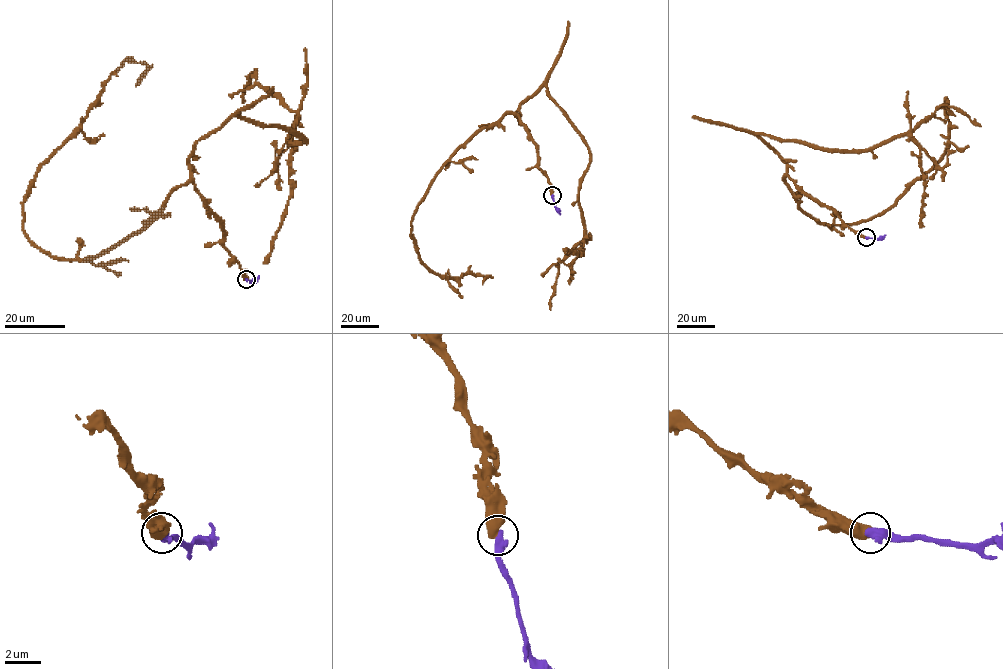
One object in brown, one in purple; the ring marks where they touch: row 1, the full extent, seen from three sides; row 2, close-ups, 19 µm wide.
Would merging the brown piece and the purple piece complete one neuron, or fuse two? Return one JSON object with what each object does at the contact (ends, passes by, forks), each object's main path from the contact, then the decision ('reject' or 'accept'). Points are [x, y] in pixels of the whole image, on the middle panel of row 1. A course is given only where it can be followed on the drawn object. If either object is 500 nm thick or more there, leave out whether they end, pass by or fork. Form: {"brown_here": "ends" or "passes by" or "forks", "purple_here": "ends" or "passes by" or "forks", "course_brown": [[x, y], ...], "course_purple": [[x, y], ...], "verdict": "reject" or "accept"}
{"course_brown": [[552, 195], [518, 116], [475, 132], [447, 161], [411, 237], [433, 272], [490, 276], [482, 284]], "course_purple": [[552, 195], [560, 214]], "verdict": "accept"}

